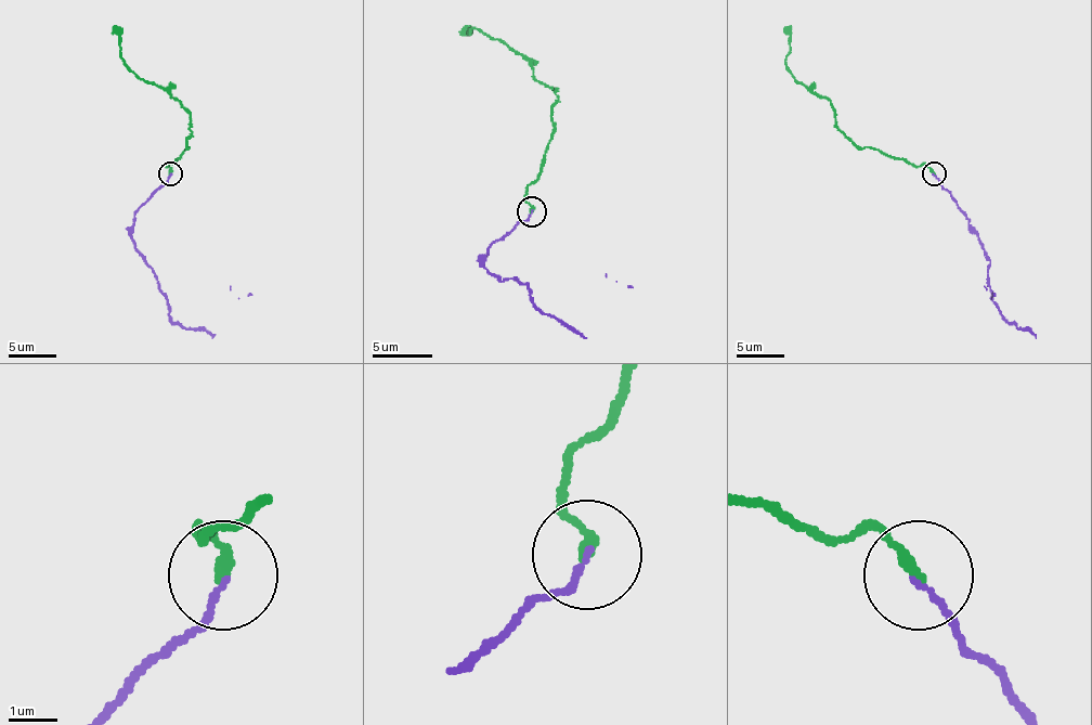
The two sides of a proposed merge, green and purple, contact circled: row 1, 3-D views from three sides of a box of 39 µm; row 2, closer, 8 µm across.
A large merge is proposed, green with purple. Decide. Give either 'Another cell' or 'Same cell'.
Same cell

